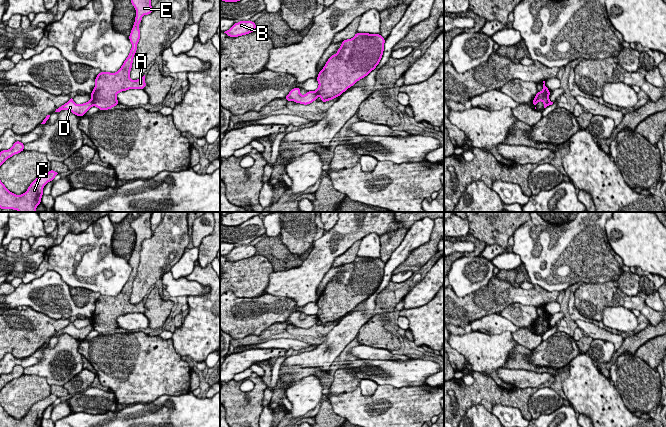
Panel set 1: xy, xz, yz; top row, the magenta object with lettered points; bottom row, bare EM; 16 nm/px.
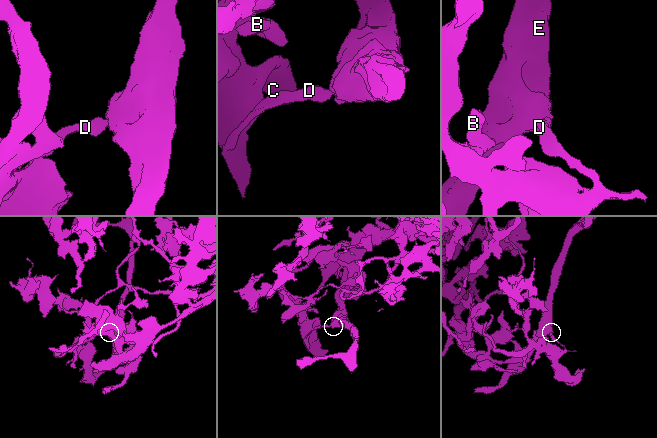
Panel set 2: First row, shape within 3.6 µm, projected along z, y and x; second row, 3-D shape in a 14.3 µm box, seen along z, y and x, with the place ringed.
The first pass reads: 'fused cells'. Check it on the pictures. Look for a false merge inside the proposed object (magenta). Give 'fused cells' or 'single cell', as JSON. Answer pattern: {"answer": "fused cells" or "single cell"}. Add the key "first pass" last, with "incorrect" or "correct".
{"answer": "fused cells", "first pass": "correct"}

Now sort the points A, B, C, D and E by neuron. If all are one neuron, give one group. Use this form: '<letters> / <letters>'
A E / B C D

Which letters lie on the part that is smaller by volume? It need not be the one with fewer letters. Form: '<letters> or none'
A, E

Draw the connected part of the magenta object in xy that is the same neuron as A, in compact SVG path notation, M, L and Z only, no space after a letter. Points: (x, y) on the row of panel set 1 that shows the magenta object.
M130 0L136 10L136 17L133 28L129 35L132 48L121 68L115 72L100 72L95 78L95 87L90 94L93 106L99 110L109 110L119 104L116 95L119 92L129 89L144 89L146 87L145 75L138 80L130 79L133 58L140 39L139 25L144 15L151 14L153 8L151 0Z

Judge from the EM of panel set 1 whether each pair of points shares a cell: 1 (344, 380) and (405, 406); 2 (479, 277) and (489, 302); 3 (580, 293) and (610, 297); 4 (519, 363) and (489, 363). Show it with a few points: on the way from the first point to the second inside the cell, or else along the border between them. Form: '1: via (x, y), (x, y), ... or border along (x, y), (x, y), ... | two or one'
1: border along (358, 386), (355, 389), (336, 395) | two
2: border along (493, 274), (486, 284), (462, 296) | two
3: via (587, 295), (603, 296) | one
4: border along (517, 343), (510, 357), (502, 366) | two

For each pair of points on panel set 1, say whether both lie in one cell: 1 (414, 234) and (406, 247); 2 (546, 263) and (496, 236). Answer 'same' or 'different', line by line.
1: same
2: different

